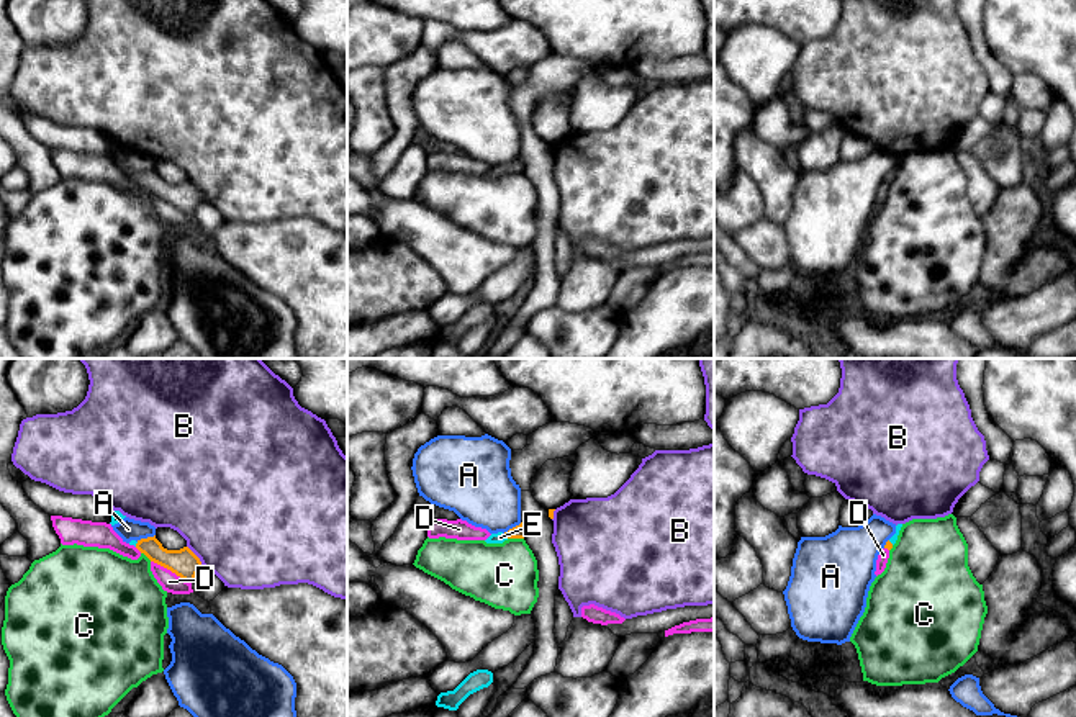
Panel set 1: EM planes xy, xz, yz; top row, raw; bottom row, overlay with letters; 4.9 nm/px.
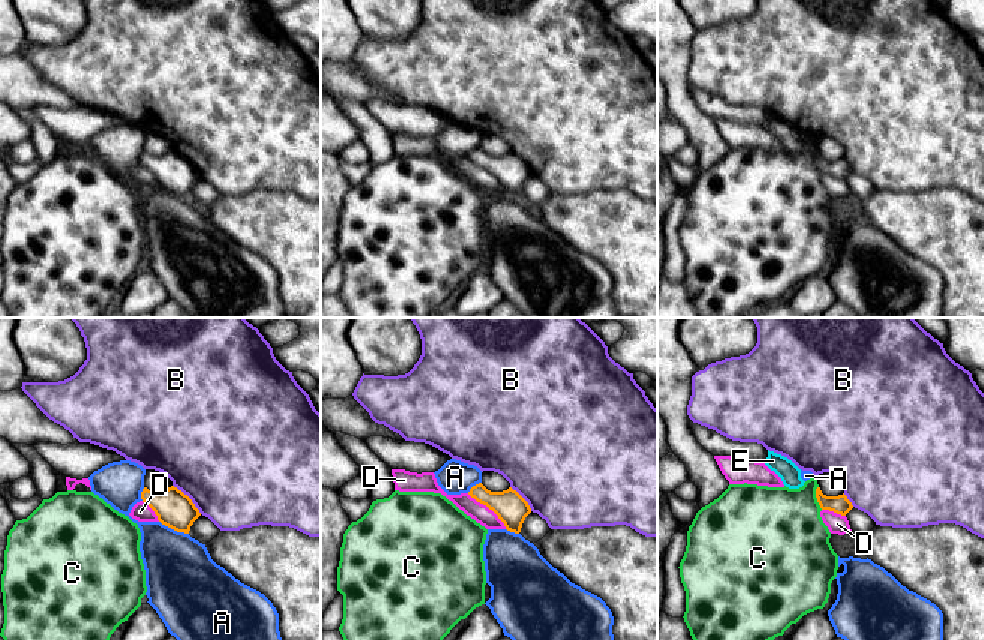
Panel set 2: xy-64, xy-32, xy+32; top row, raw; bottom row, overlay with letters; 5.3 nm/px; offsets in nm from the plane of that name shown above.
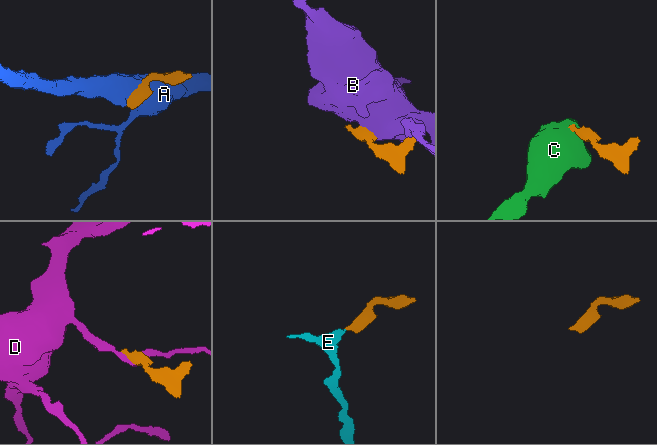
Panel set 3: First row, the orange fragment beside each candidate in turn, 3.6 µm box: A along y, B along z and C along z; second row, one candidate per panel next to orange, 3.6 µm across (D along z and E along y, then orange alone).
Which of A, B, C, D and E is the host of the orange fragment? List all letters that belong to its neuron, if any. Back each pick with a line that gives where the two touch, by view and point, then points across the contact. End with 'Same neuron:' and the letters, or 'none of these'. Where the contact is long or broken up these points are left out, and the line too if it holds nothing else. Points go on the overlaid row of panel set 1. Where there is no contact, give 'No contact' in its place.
E: Touches orange at xz (506, 536). Path across: xz (516, 532), (506, 536), (500, 537)
Same neuron: E

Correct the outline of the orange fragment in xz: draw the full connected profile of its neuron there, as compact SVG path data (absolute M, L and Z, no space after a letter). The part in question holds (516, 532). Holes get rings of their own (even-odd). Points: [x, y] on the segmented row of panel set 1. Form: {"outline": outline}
{"outline": "M522 522L513 529L509 529L508 532L498 532L498 534L491 534L485 542L486 543L503 543L508 539L524 539L526 537L526 529L522 525Z"}

